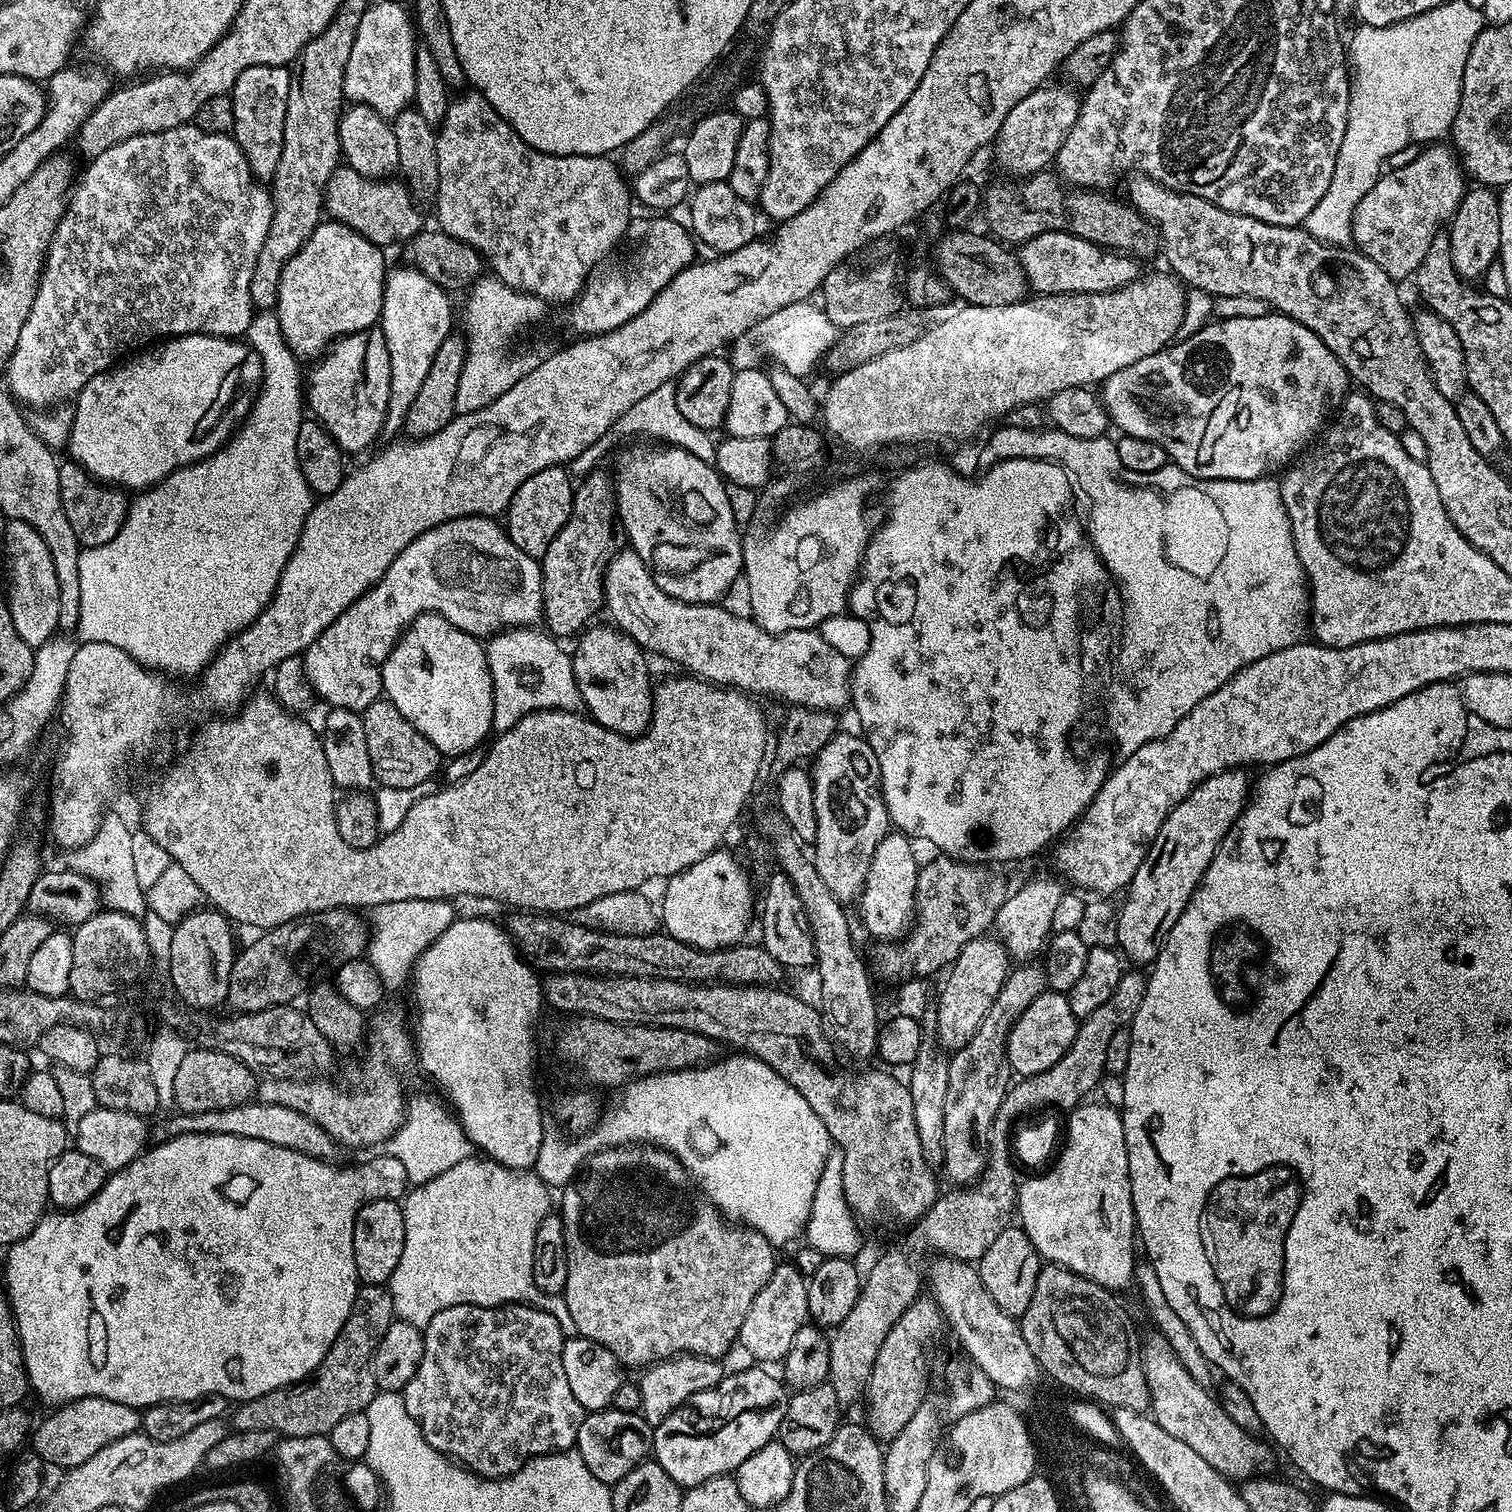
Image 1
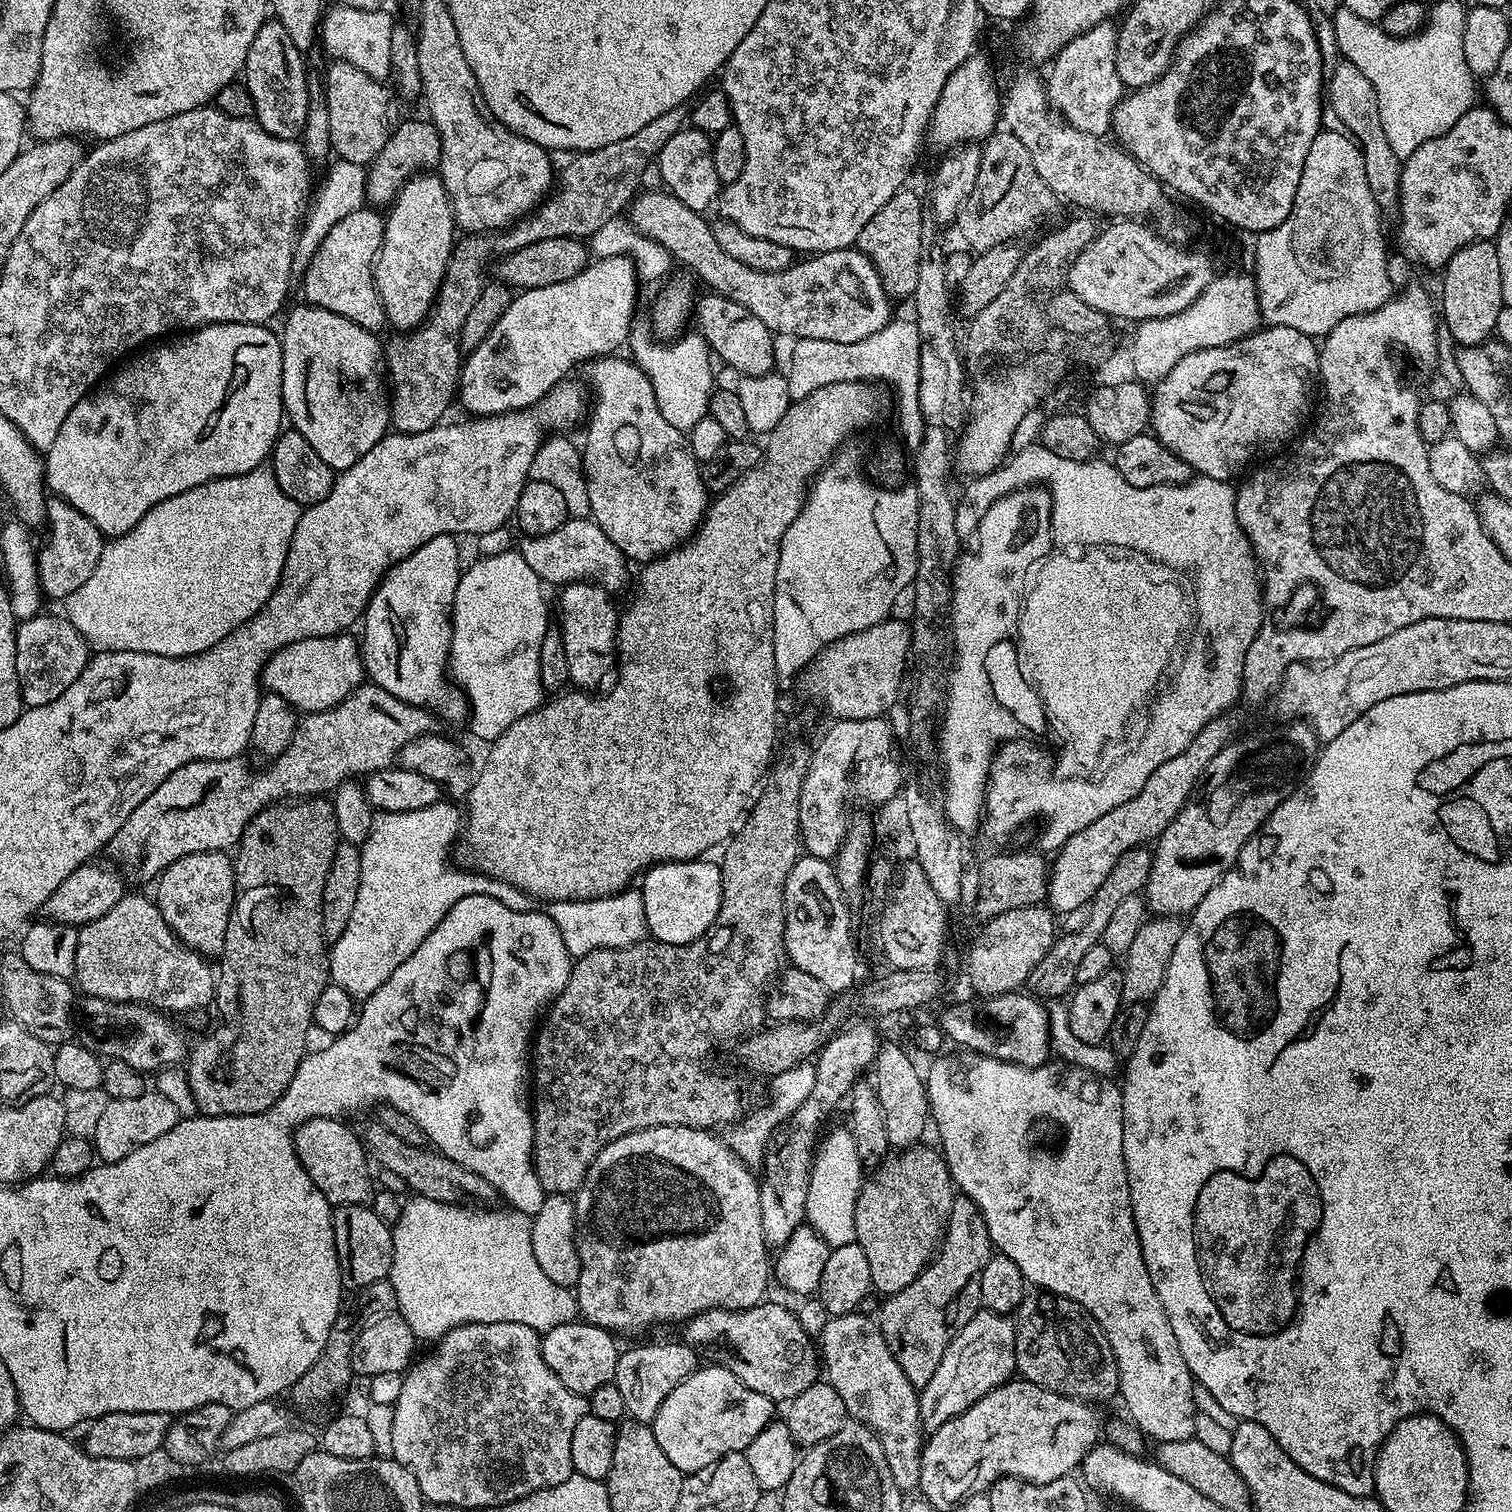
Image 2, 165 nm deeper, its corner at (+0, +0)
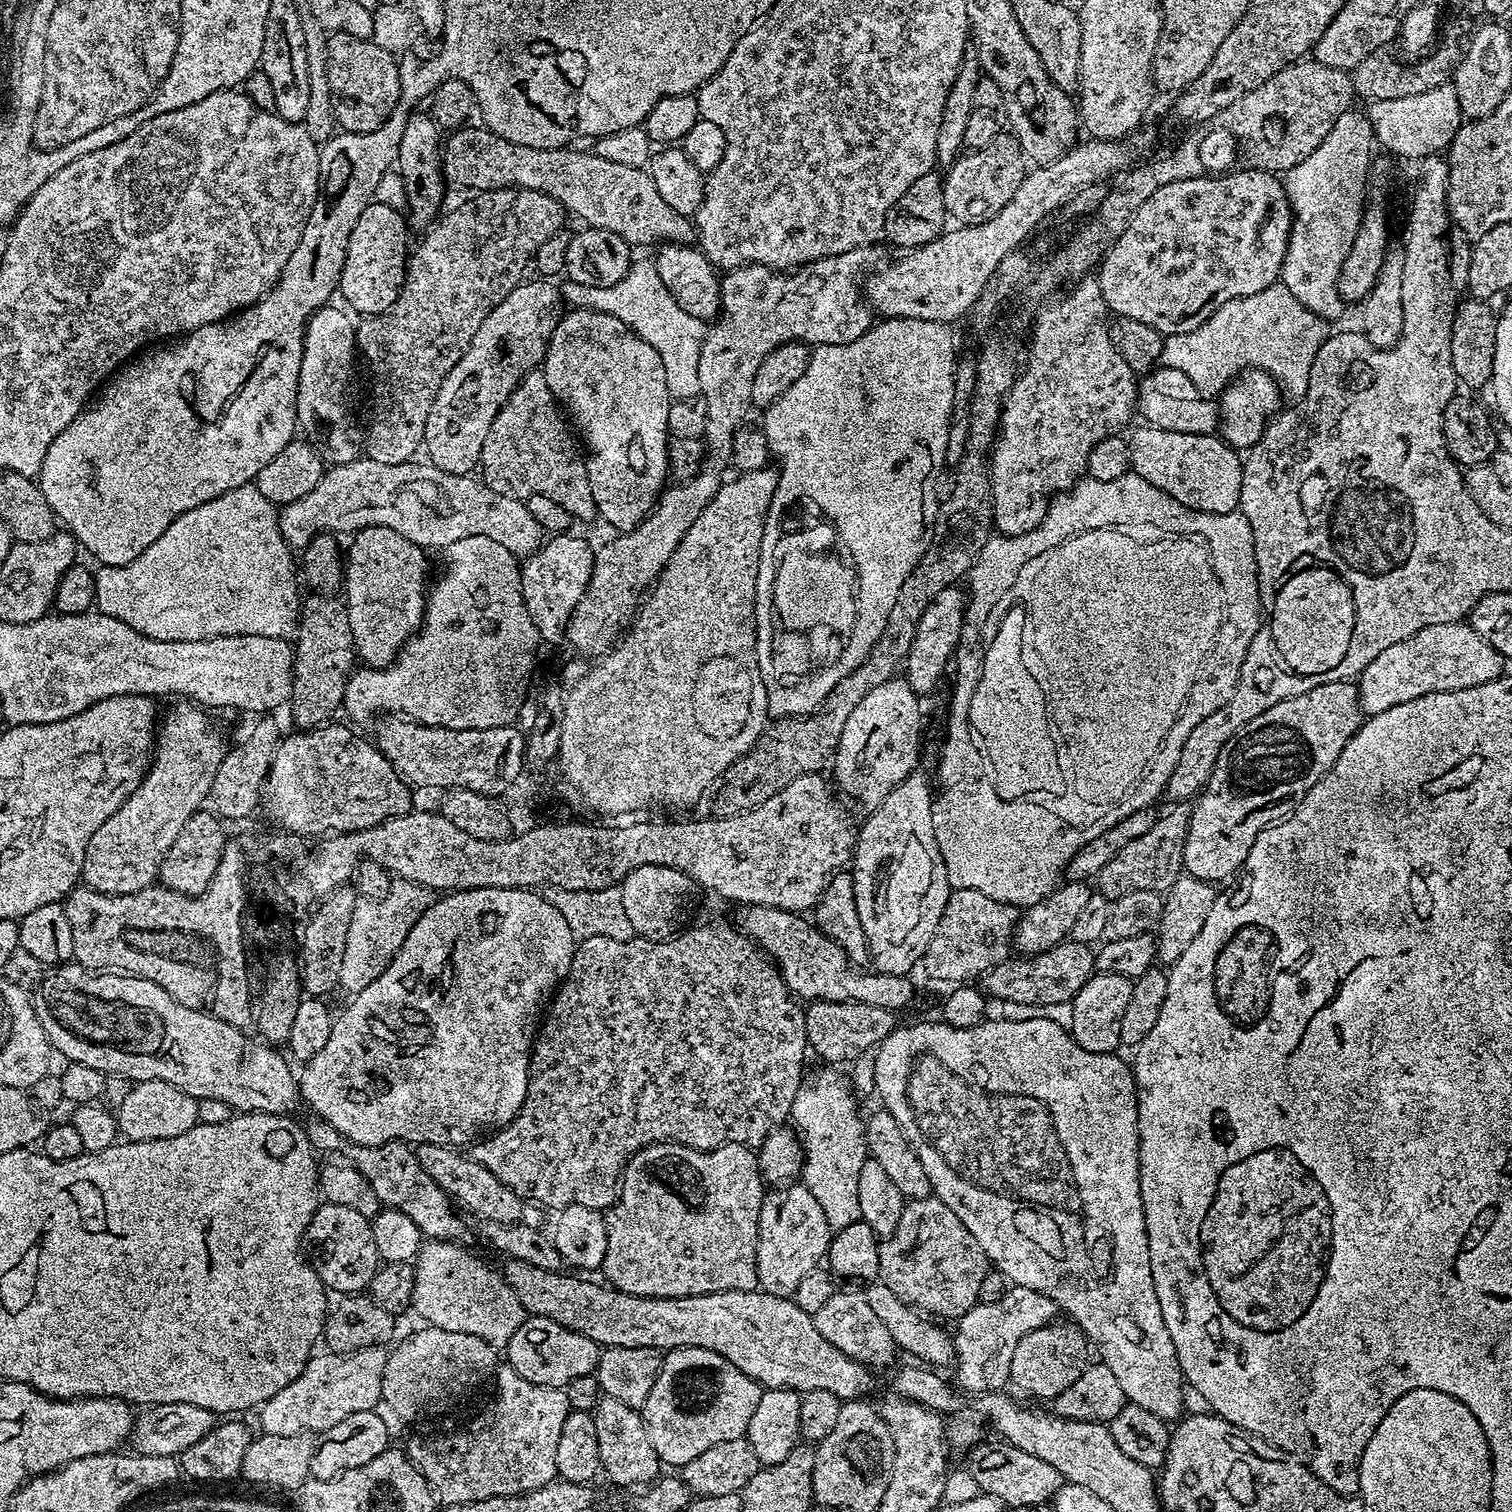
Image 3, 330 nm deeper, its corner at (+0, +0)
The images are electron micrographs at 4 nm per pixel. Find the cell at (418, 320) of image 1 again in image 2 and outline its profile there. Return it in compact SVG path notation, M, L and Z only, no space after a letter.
M439 175L411 176L387 209L384 237L374 269L384 315L387 323L393 324L396 330L415 330L427 320L448 269L448 259L452 257L457 236L450 198Z

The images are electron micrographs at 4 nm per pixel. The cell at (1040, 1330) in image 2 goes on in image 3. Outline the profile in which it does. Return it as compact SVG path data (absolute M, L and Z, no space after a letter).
M1053 1322L1044 1324L1038 1330L1026 1334L1018 1347L1014 1349L1014 1358L1010 1358L1010 1374L1008 1379L1011 1387L1033 1396L1036 1400L1051 1402L1078 1382L1090 1363L1090 1341L1078 1325L1071 1322Z

